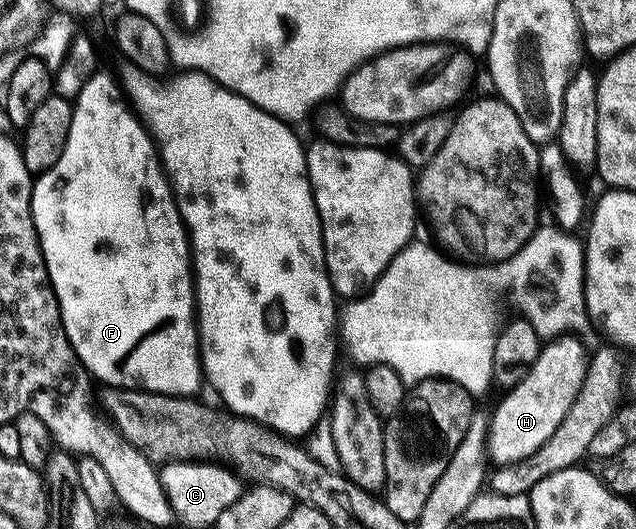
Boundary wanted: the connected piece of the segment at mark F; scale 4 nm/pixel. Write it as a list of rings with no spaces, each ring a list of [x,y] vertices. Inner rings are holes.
[[[102,68],[95,70],[73,99],[69,140],[65,140],[65,152],[61,152],[61,160],[57,160],[53,168],[34,179],[31,187],[31,215],[37,228],[39,247],[43,250],[43,263],[47,265],[47,275],[57,296],[63,327],[81,366],[83,362],[84,368],[103,386],[118,386],[121,390],[145,390],[148,394],[194,395],[194,390],[199,386],[199,378],[201,382],[201,359],[191,239],[179,214],[175,192],[171,188],[154,137],[141,121],[140,115],[129,105],[120,79],[106,74]]]

